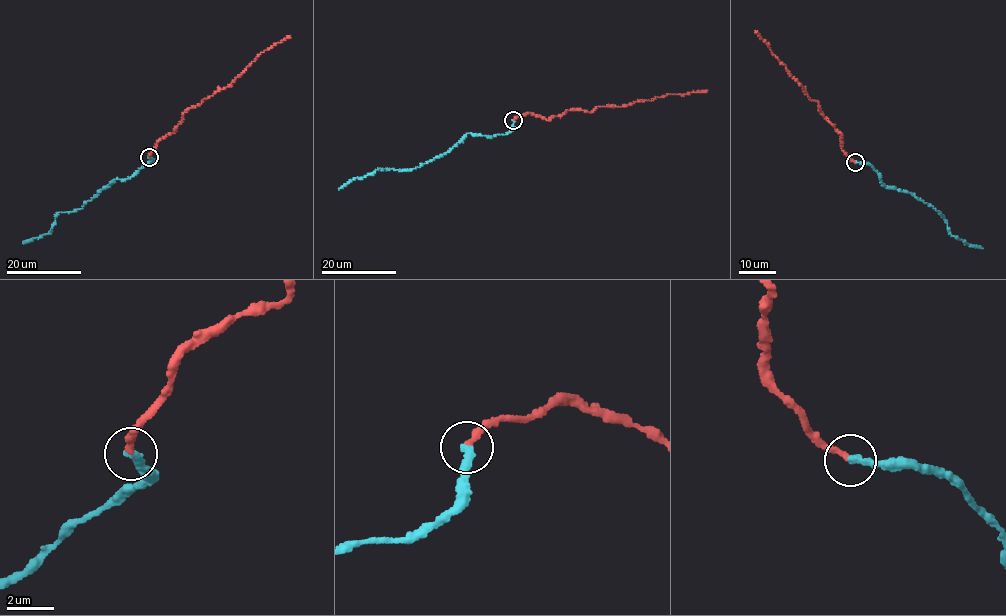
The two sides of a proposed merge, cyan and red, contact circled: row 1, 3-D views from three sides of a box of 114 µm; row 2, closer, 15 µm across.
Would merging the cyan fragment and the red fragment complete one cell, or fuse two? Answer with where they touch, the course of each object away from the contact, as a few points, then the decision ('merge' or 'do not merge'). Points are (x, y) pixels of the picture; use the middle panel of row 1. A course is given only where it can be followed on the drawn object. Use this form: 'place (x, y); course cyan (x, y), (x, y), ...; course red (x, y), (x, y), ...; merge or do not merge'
place (513, 120); course cyan (513, 120), (512, 129), (503, 135), (468, 134), (447, 151), (412, 169), (378, 168), (354, 178), (338, 189); course red (513, 119), (529, 113), (547, 120), (570, 109), (591, 111), (602, 106), (624, 105), (668, 94), (707, 90); merge

